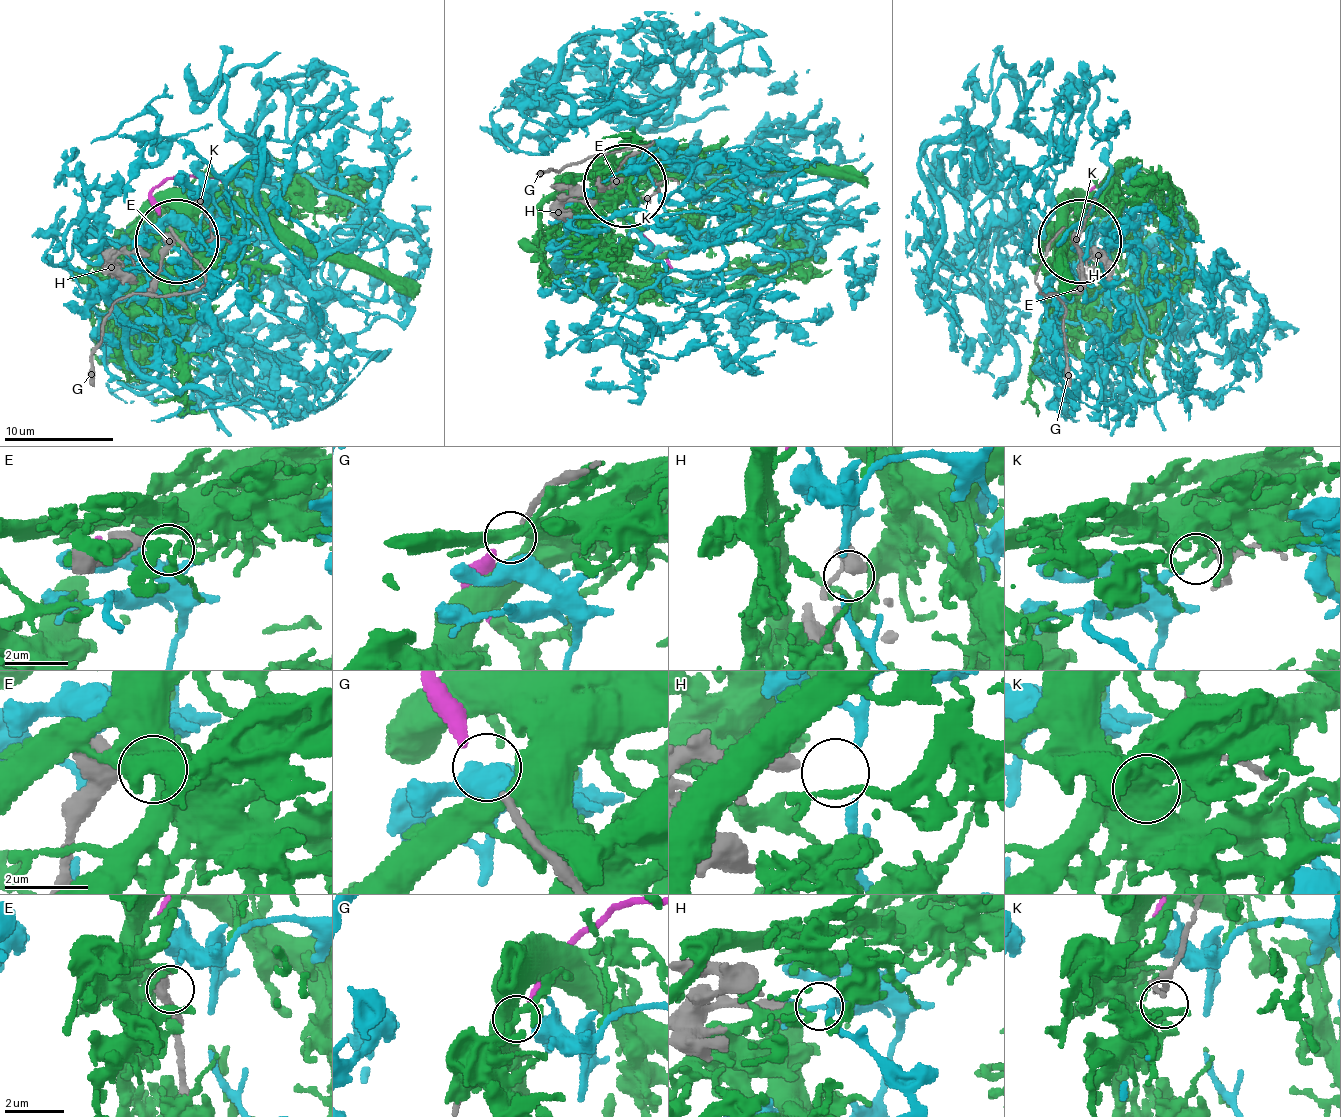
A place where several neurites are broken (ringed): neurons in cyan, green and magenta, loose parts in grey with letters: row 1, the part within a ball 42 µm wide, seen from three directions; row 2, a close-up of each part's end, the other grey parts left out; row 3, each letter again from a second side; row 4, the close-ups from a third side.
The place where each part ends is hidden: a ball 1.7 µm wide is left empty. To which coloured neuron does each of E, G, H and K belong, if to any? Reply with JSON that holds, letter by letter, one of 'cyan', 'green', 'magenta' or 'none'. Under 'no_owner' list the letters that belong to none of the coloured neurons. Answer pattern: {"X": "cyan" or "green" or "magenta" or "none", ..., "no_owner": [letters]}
{"E": "none", "G": "magenta", "H": "cyan", "K": "none", "no_owner": ["E", "K"]}

